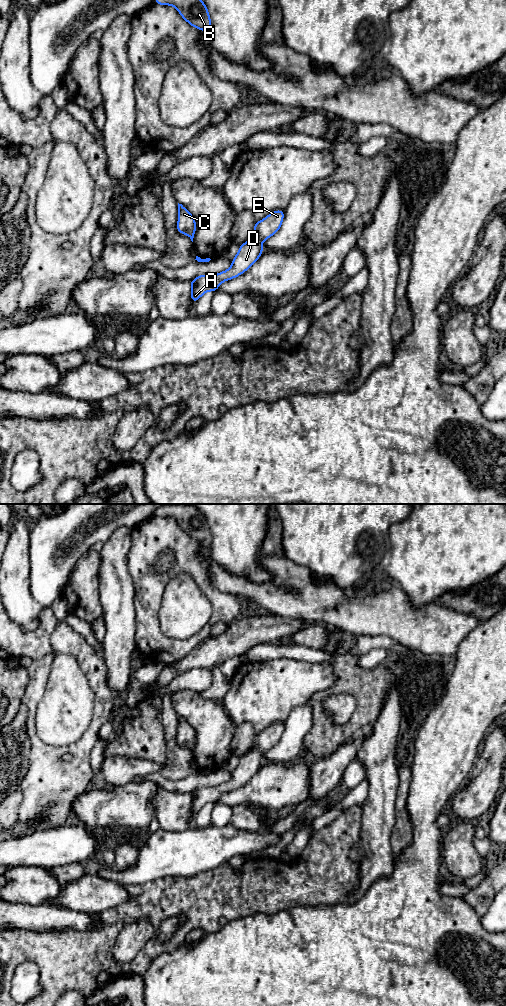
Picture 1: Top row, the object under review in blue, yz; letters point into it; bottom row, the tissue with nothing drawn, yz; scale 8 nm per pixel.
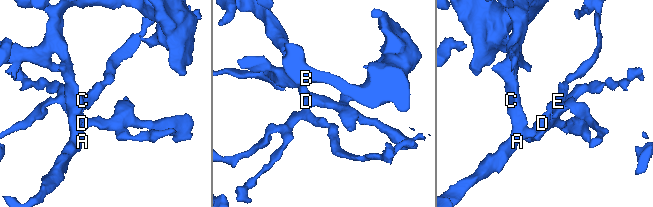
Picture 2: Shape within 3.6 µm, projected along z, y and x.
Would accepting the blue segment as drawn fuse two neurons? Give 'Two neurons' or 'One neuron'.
Two neurons

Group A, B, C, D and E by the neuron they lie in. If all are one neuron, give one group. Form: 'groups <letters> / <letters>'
groups A B C D / E

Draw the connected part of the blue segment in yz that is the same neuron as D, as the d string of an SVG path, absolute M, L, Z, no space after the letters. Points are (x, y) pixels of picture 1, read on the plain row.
M252 749L239 758L237 767L232 772L231 779L216 787L200 787L191 795L191 812L196 815L207 803L215 804L224 793L236 790L256 774L263 764L262 753Z

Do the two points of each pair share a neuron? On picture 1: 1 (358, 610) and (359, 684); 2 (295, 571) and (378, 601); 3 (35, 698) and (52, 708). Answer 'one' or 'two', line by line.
1: two
2: one
3: two

